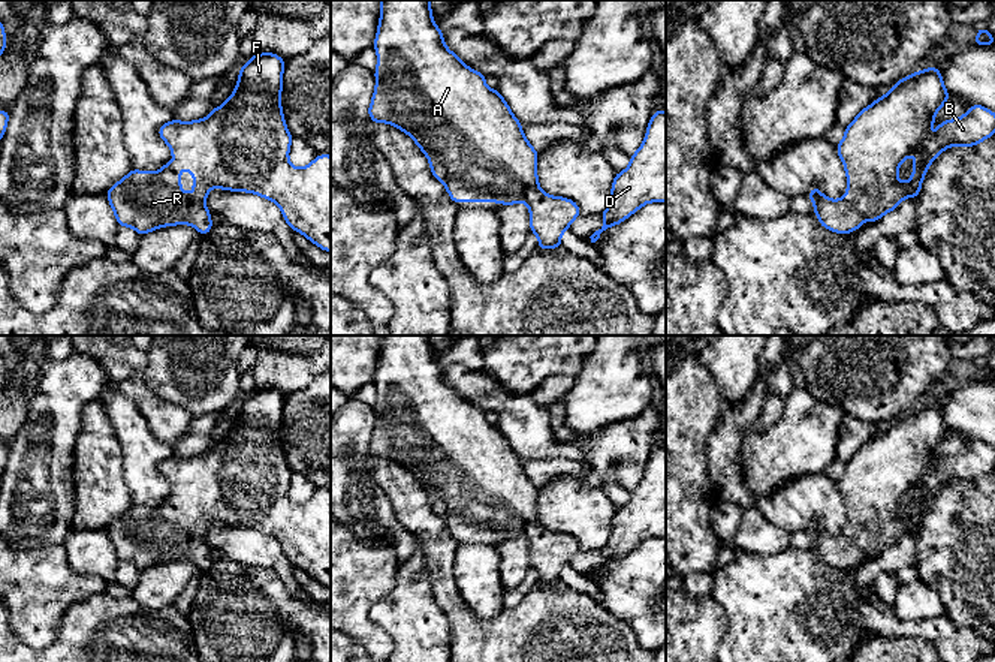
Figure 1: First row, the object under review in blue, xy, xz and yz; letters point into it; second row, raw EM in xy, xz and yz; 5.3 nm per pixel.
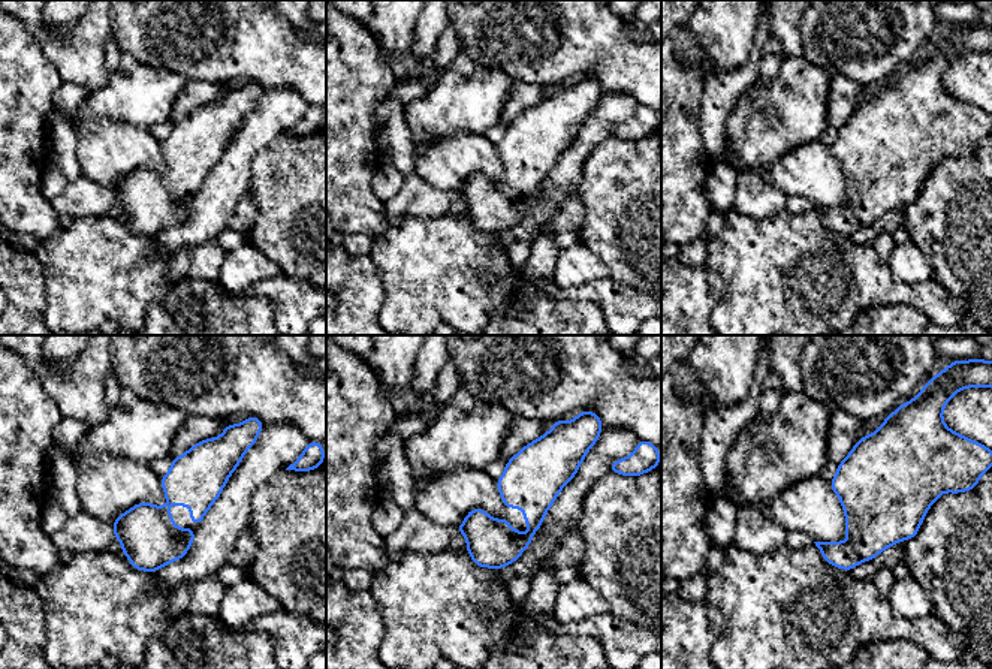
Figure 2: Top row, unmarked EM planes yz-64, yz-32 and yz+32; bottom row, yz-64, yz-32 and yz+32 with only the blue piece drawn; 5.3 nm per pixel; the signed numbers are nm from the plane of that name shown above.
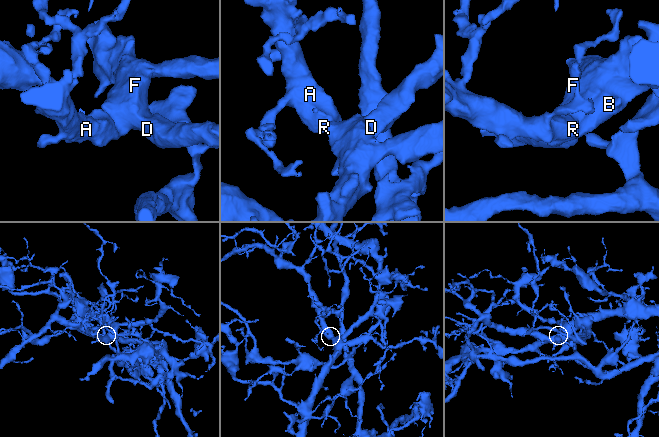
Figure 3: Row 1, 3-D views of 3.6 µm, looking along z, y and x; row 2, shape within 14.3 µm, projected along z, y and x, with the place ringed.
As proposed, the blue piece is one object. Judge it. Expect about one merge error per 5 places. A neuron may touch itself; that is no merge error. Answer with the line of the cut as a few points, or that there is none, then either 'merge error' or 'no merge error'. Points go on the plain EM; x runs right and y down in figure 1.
no cut; no merge error

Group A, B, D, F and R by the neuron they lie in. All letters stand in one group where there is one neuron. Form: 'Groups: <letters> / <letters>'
Groups: A B D F R

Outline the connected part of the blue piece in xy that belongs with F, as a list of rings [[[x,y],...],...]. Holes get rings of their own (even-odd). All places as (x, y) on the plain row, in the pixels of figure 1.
[[[274,388],[254,389],[238,410],[229,434],[212,443],[208,452],[195,457],[172,455],[159,464],[171,484],[169,496],[156,508],[132,505],[105,530],[120,562],[133,563],[139,571],[163,562],[192,560],[200,571],[211,563],[205,535],[212,523],[256,529],[275,538],[286,559],[325,587],[331,587],[331,491],[319,490],[310,500],[295,503],[289,497],[293,472],[281,445],[283,406],[286,395]],[[181,508],[193,509],[193,529],[181,524]]]

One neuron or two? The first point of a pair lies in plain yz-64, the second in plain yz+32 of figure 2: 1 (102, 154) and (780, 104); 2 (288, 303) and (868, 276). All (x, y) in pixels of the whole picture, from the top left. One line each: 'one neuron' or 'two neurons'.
1: two neurons
2: one neuron

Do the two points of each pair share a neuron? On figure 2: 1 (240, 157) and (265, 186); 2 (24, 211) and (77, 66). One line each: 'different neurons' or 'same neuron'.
1: different neurons
2: different neurons

